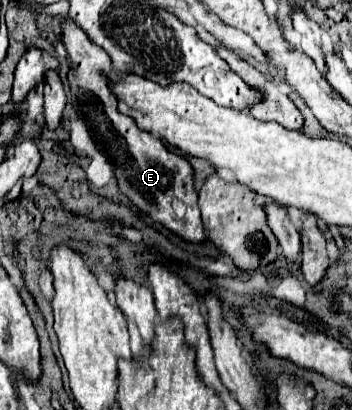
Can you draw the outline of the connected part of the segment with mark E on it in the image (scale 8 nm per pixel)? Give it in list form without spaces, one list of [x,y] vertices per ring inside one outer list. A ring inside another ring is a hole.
[[[73,20],[61,22],[61,44],[67,50],[69,60],[73,62],[73,68],[67,74],[71,106],[85,122],[91,140],[95,142],[99,152],[103,152],[111,162],[121,192],[139,212],[147,214],[153,222],[163,224],[179,238],[193,244],[205,242],[207,236],[203,232],[197,208],[197,192],[193,188],[193,166],[189,164],[189,160],[167,150],[167,146],[159,138],[151,136],[145,130],[139,130],[133,118],[117,110],[117,98],[107,88],[107,82],[103,78],[103,74],[111,76],[111,60],[107,58],[105,50],[95,46]],[[173,200],[181,200],[185,204],[187,214],[183,218],[175,216],[171,208]]]

